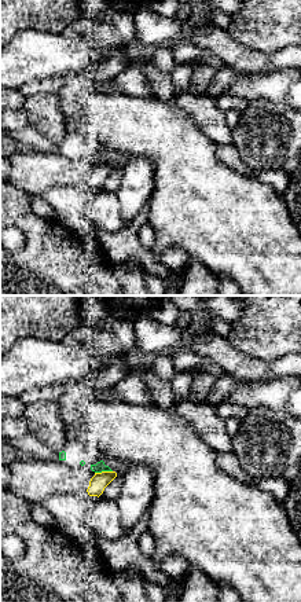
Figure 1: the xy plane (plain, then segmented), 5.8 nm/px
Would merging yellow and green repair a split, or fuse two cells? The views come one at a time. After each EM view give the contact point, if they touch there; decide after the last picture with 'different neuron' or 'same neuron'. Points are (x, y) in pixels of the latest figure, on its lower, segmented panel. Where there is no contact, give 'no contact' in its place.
(103, 472)

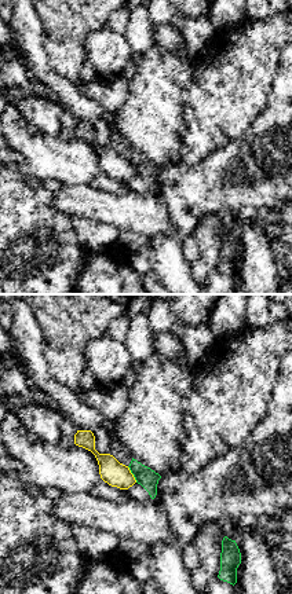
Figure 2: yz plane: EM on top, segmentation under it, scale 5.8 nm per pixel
(132, 475)

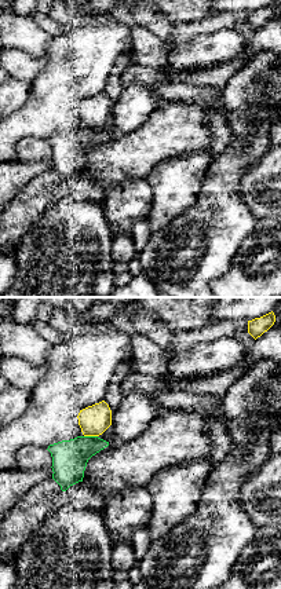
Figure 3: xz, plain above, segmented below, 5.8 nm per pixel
(91, 435)

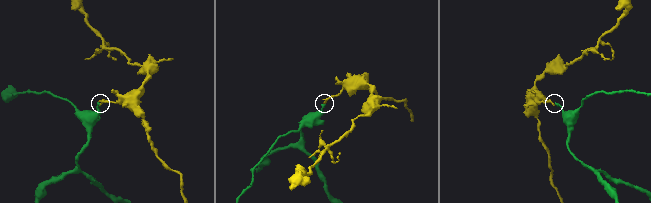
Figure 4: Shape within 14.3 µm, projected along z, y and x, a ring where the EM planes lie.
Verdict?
different neuron

